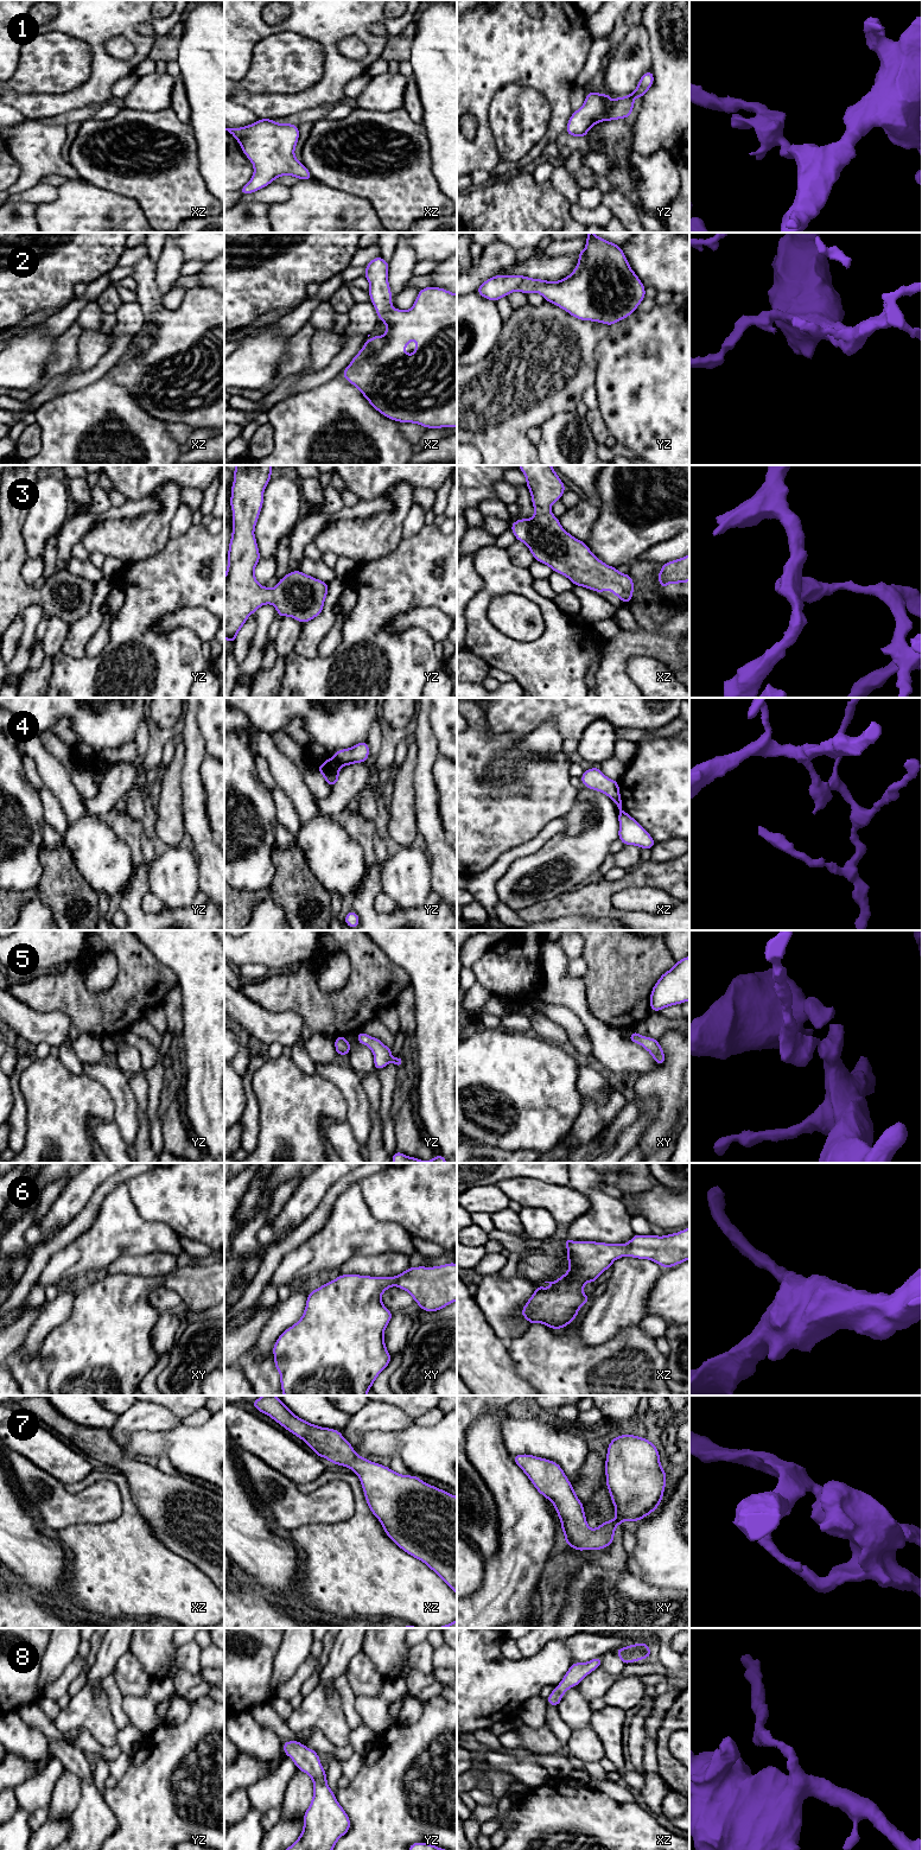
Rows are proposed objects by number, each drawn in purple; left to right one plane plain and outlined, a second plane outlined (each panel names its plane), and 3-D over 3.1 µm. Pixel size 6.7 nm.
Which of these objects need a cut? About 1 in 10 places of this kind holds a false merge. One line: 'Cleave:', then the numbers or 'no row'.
Cleave: 4

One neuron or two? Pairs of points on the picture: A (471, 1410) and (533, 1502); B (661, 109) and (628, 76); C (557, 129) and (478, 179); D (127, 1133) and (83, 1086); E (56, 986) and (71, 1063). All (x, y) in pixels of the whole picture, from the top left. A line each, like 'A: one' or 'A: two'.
A: two
B: two
C: two
D: two
E: two

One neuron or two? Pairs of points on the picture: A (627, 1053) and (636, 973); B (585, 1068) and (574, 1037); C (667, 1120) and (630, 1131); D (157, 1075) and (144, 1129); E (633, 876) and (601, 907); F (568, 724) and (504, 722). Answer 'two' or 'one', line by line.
A: two
B: two
C: two
D: two
E: one
F: one

